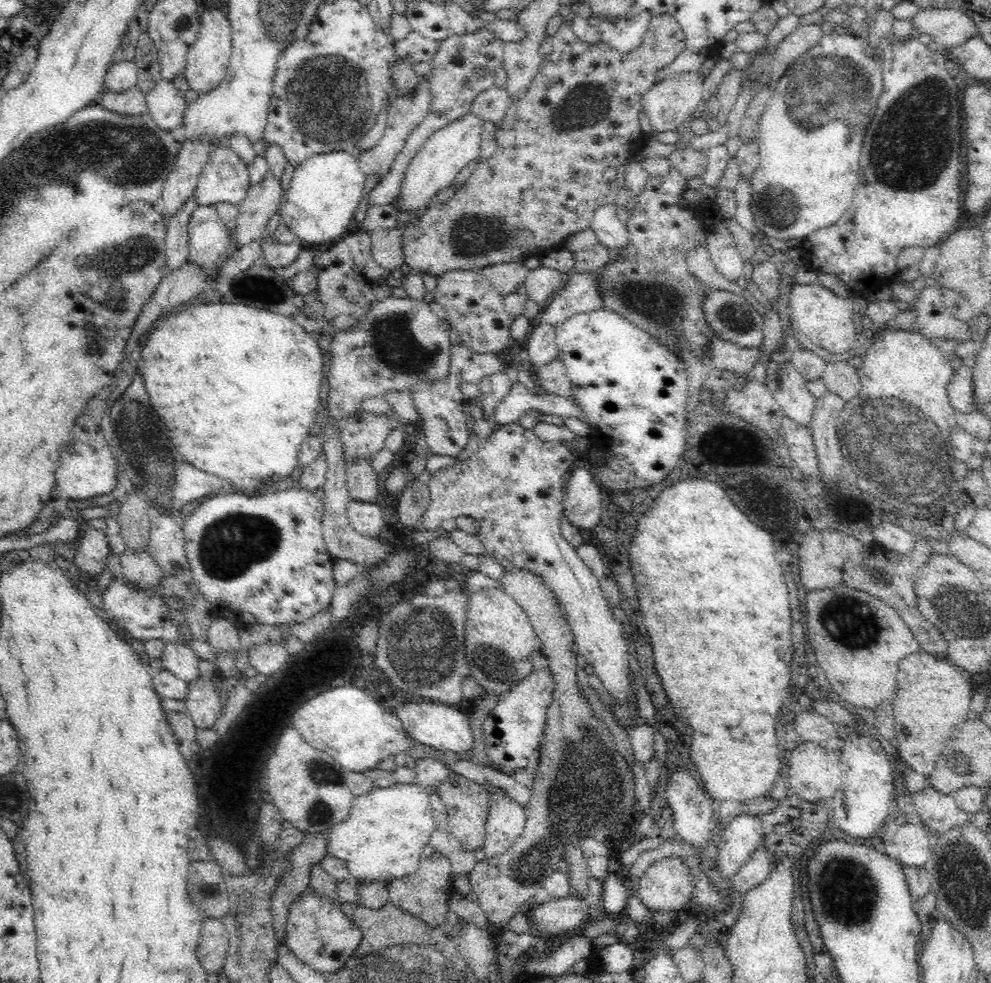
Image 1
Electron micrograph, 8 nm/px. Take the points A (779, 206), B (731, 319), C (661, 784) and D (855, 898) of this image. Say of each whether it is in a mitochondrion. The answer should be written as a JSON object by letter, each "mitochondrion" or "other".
{"A":"mitochondrion","B":"mitochondrion","C":"other","D":"mitochondrion"}

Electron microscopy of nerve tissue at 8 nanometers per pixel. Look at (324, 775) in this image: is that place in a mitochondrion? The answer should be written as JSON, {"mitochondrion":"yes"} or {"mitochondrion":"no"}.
{"mitochondrion":"yes"}

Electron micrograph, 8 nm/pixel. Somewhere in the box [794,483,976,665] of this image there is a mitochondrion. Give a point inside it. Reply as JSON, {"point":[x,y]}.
{"point":[846,620]}

